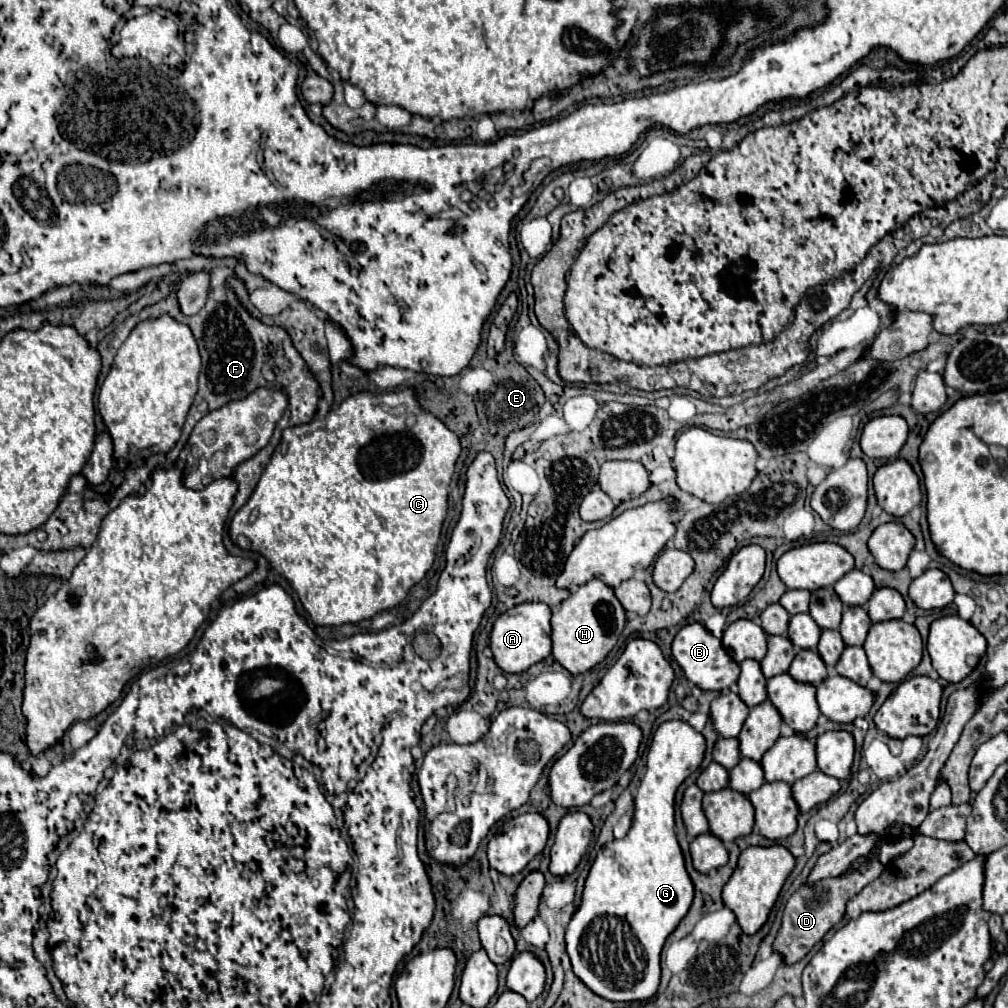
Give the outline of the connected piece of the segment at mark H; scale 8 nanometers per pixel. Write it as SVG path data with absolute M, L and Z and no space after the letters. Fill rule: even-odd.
M592 579L578 589L560 605L552 615L552 653L558 663L562 663L572 675L580 675L594 665L598 665L610 649L616 645L622 629L626 625L626 611L616 599L614 589L600 579Z

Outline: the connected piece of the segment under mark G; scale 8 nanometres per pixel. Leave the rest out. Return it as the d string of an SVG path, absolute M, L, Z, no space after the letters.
M666 721L662 723L654 737L652 737L652 745L650 745L650 751L648 751L648 759L646 759L646 773L640 781L640 787L638 787L638 793L634 797L634 815L632 815L632 827L630 831L626 833L624 839L618 839L612 843L612 847L602 847L596 855L596 861L592 863L592 869L586 877L586 885L584 885L584 891L582 891L582 901L580 905L576 907L568 927L566 927L566 949L568 949L568 955L570 955L570 961L572 961L572 967L574 967L574 973L576 977L596 995L608 999L608 1001L646 1001L650 997L654 997L654 993L658 991L658 983L660 983L660 951L664 947L664 941L666 937L678 927L678 923L684 919L684 915L688 913L690 905L692 905L692 897L694 897L694 885L686 873L686 867L684 867L684 857L682 857L682 851L680 851L680 845L676 841L676 833L674 833L674 795L676 795L676 789L680 787L680 783L690 775L694 773L702 759L704 759L704 749L706 749L706 741L702 737L702 733L694 731L686 721Z

